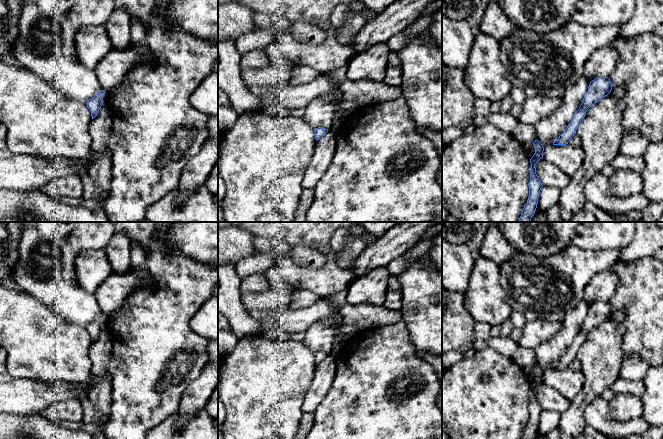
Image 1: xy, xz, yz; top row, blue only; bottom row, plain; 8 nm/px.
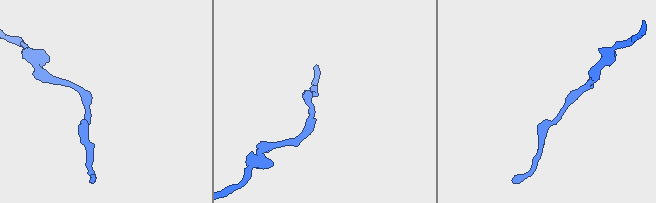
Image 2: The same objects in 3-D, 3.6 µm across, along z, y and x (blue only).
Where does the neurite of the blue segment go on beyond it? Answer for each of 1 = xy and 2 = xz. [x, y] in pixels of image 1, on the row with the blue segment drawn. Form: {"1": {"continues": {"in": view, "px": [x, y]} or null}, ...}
{"1": {"continues": null}, "2": {"continues": null}}

